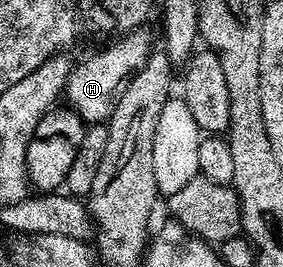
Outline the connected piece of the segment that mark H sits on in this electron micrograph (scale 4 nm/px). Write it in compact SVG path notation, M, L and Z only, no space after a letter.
M142 27L127 32L126 35L113 39L109 48L86 57L80 65L77 63L71 69L63 95L66 97L67 107L74 109L85 125L104 124L114 114L114 106L118 106L122 90L130 86L130 78L134 78L134 74L142 70L154 50L152 36L148 31L147 27Z

